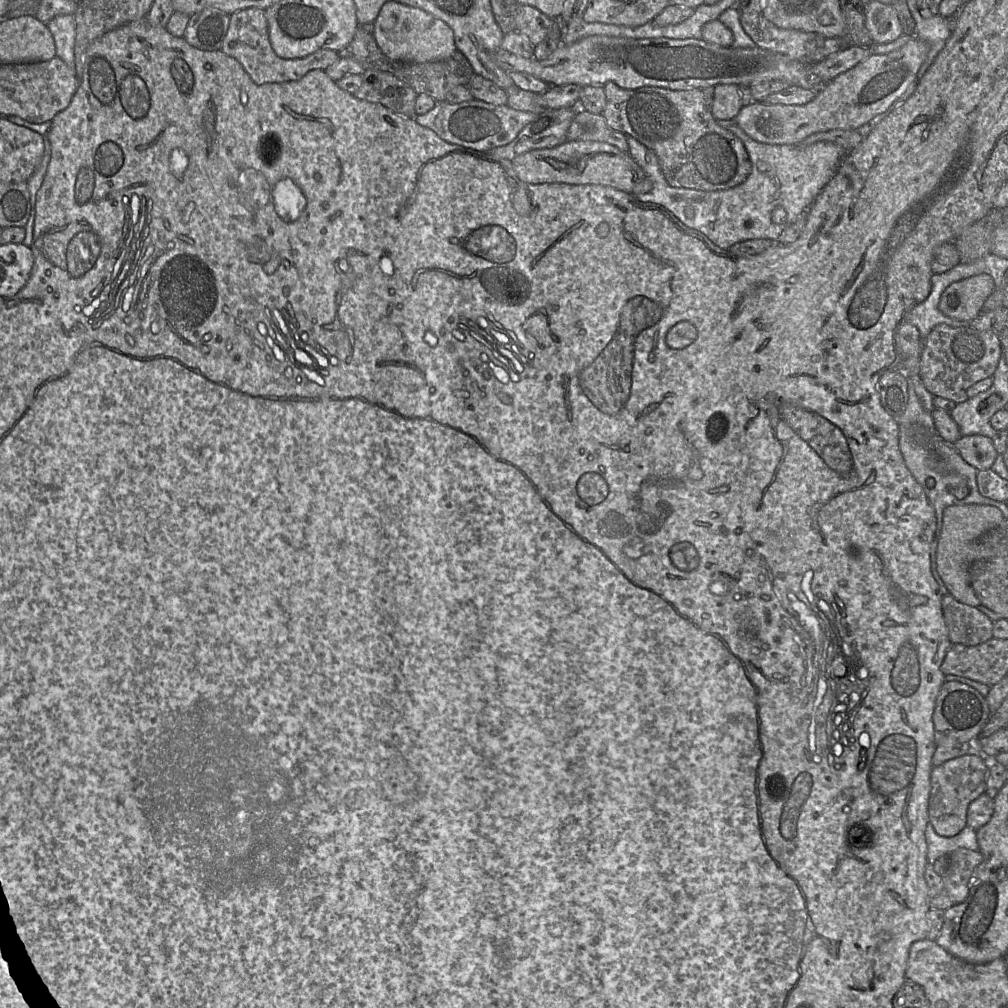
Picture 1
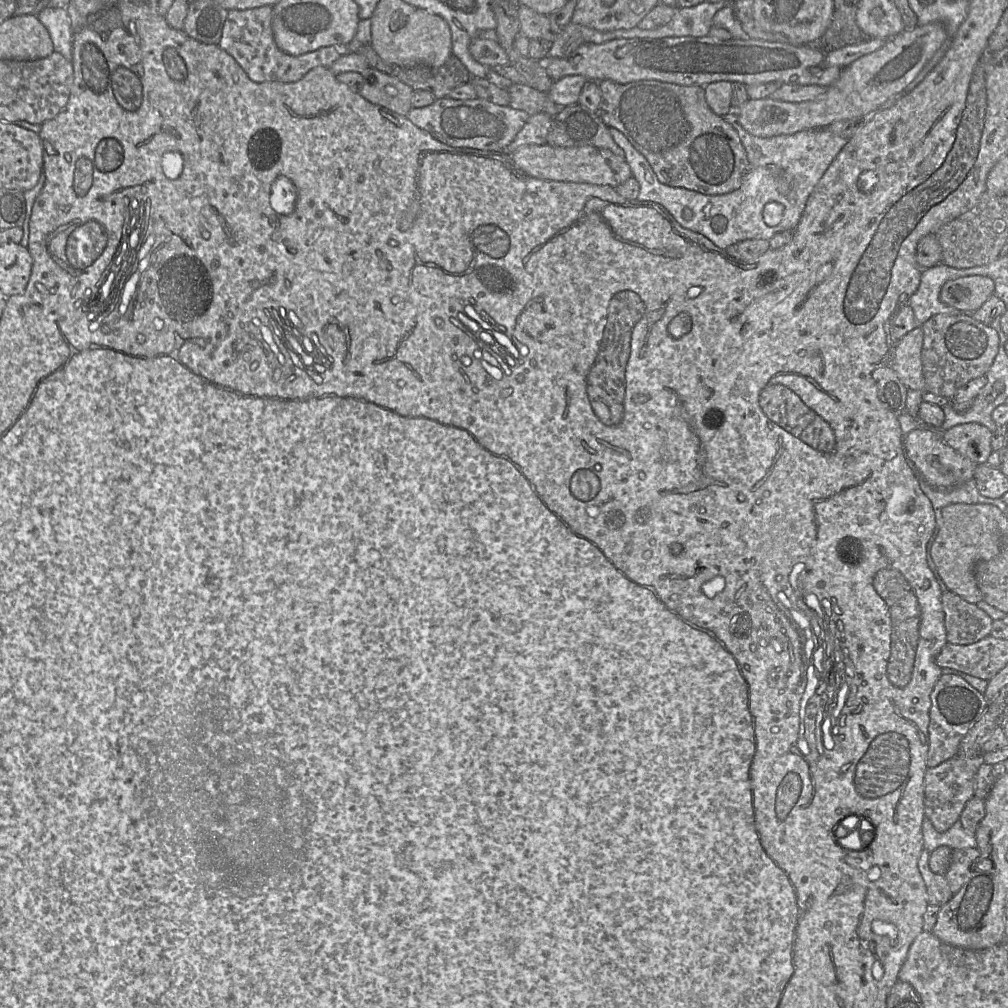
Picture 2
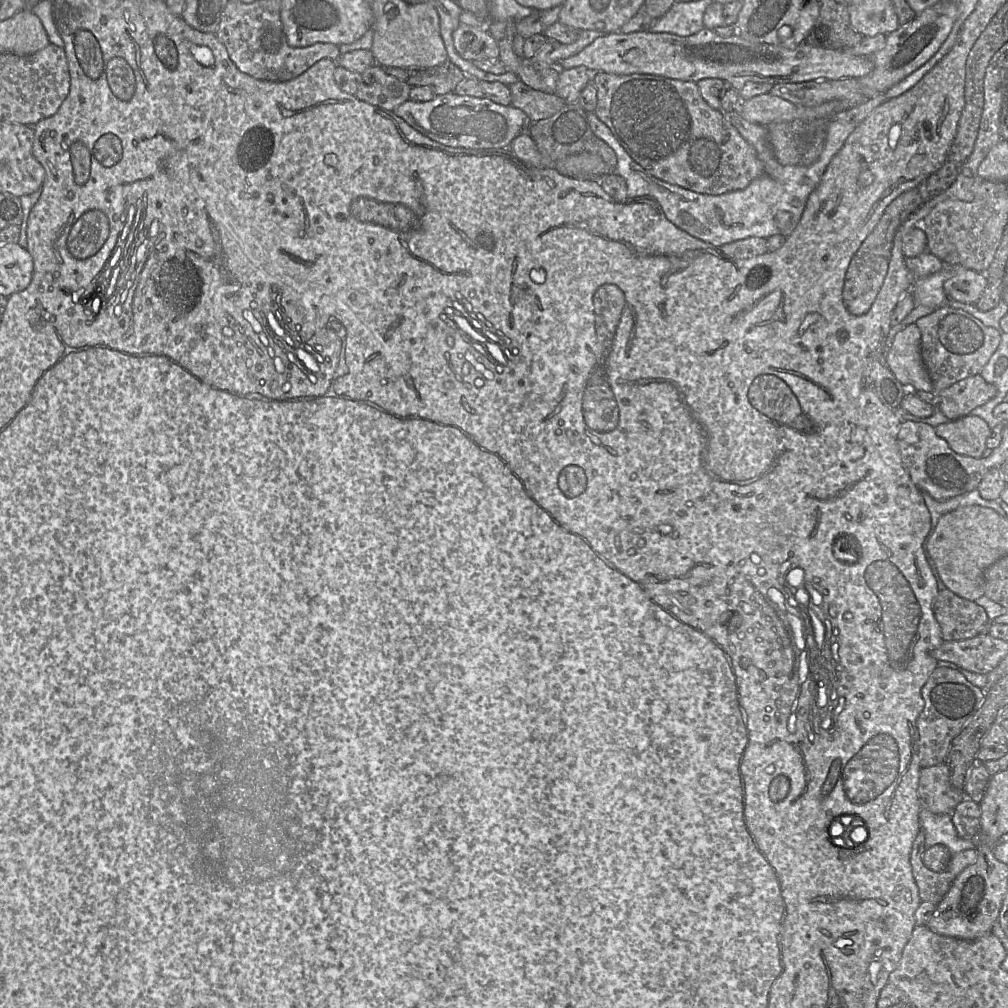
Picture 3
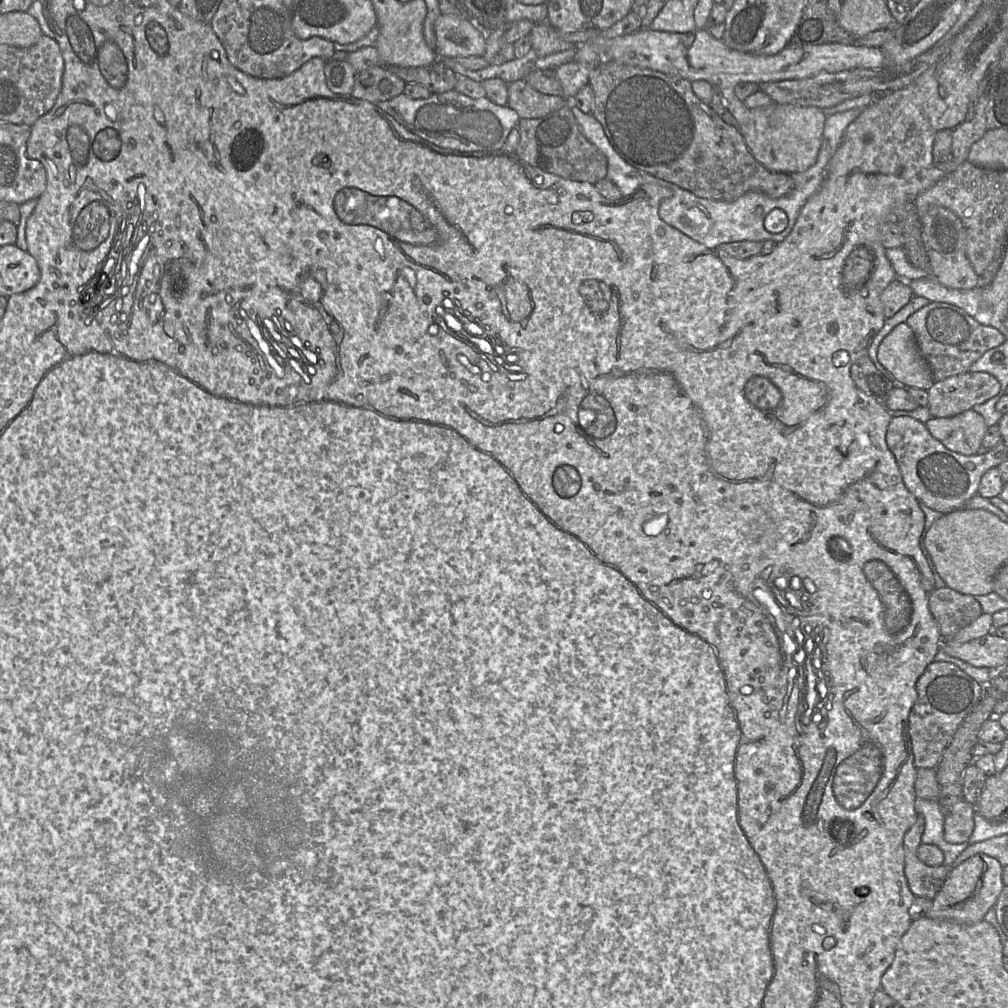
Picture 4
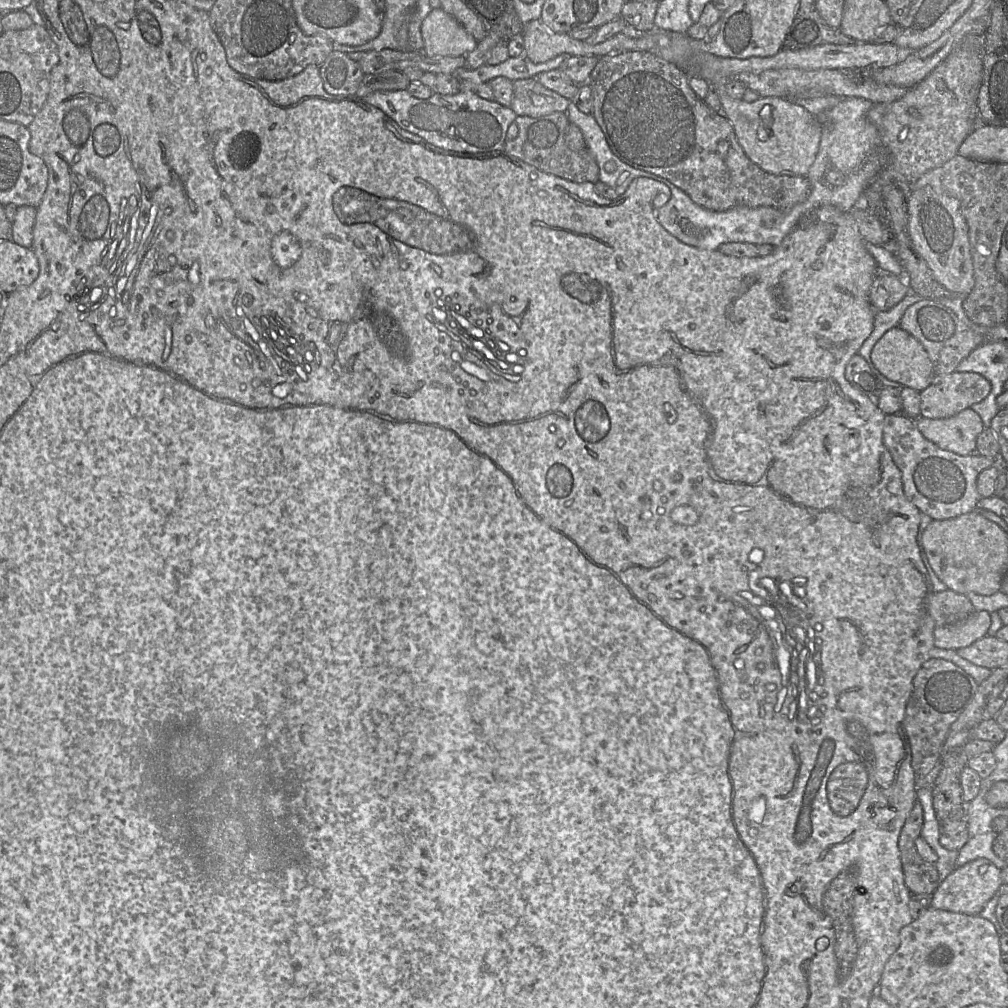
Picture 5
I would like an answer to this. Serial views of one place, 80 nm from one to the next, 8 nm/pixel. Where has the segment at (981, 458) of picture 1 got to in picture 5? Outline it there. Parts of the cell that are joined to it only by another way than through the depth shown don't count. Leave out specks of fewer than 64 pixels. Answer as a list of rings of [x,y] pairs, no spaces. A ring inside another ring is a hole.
[[[967,408],[950,418],[914,419],[921,434],[942,450],[961,456],[975,453],[978,435],[985,429],[981,417]]]

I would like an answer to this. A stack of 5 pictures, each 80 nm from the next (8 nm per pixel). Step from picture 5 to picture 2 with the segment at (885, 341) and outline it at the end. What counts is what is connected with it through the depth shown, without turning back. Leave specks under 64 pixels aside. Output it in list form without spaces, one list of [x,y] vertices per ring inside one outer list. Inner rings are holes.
[[[918,325],[895,345],[891,368],[907,389],[926,392],[922,370],[923,331]]]

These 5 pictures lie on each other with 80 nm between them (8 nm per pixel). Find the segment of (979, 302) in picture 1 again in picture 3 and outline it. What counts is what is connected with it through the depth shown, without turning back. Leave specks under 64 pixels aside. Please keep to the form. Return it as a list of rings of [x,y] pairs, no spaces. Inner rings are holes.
[[[945,266],[953,267],[954,275],[944,282],[943,289],[948,299],[955,300],[966,304],[976,304],[980,299],[983,291],[987,286],[987,279],[984,273],[975,270],[966,269],[961,266]]]

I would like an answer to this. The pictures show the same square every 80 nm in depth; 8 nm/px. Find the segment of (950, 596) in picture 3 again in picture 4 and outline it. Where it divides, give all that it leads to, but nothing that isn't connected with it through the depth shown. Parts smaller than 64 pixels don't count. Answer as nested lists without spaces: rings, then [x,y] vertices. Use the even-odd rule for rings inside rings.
[[[949,587],[935,589],[929,598],[929,610],[943,639],[952,638],[982,613],[975,596],[962,594]]]

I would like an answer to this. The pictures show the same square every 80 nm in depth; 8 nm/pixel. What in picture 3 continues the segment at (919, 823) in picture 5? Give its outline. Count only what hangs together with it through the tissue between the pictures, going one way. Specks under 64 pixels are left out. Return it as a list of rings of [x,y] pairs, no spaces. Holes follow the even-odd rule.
[[[920,827],[913,842],[910,855],[913,877],[917,884],[921,900],[938,904],[950,889],[955,875],[949,869],[936,872],[923,864],[922,855],[926,849],[924,840],[925,834]]]

